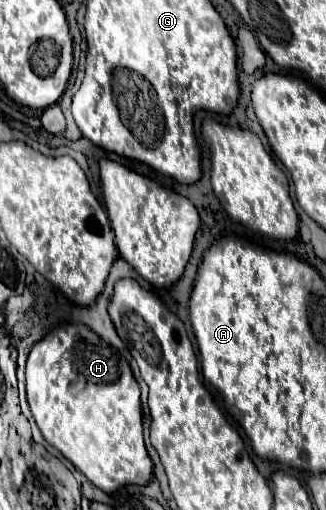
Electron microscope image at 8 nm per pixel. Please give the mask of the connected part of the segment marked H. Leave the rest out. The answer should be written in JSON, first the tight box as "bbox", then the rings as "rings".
{"bbox":[27,324,153,494],"rings":[[[77,324],[77,332],[53,330],[39,340],[27,358],[27,402],[43,438],[57,448],[79,472],[83,472],[97,488],[113,494],[121,486],[147,484],[153,462],[145,450],[141,424],[141,390],[133,378],[129,362],[119,356],[105,340],[101,340],[85,324]]]}

